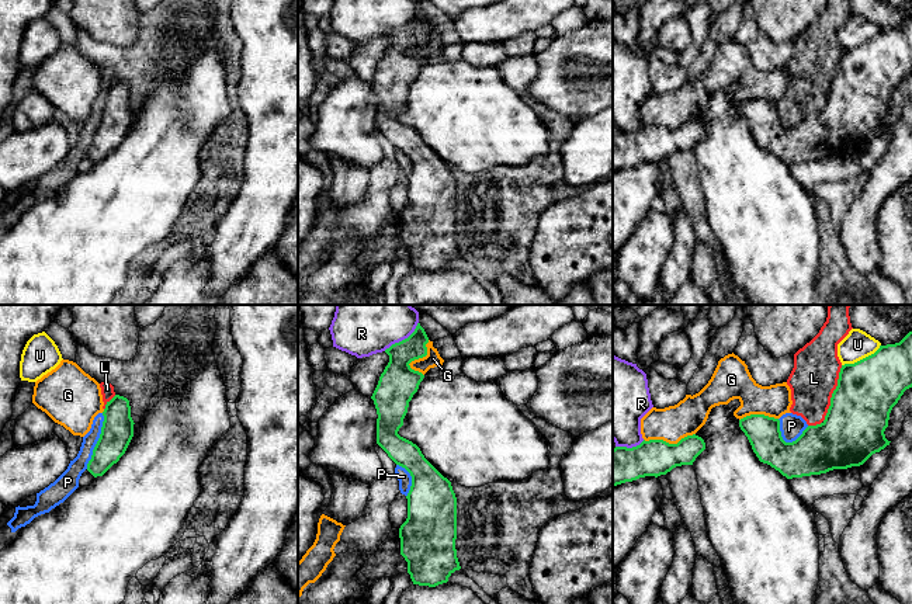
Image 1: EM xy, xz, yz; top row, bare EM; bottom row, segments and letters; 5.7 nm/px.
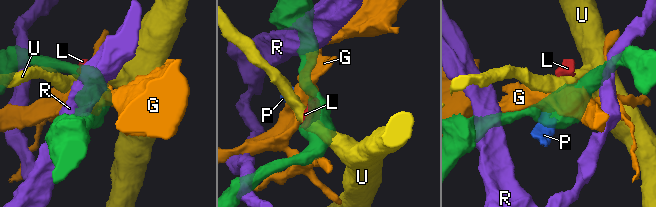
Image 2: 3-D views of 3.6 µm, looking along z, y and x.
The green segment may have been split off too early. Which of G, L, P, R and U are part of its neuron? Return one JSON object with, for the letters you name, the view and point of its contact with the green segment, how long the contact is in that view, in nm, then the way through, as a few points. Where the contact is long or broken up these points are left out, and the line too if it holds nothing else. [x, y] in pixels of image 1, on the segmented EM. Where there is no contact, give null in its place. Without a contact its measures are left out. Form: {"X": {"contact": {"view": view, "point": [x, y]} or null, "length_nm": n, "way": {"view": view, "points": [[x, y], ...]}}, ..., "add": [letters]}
{"add": []}

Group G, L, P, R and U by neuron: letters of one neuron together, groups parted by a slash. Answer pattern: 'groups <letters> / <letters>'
groups G / L P / R / U

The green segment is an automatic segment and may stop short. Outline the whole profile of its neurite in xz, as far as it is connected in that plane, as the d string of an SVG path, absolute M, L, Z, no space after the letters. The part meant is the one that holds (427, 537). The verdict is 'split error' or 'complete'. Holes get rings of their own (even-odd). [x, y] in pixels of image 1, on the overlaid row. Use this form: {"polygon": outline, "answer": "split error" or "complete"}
{"polygon": "M417 323L415 331L405 340L392 344L385 353L389 362L379 376L378 385L371 396L377 409L377 444L399 466L412 476L412 486L406 496L408 518L399 528L400 555L408 562L408 573L413 584L436 587L447 583L448 577L460 570L457 558L457 497L451 482L444 478L422 454L412 441L398 434L403 426L409 402L417 392L424 375L410 368L410 362L427 355L429 337Z", "answer": "complete"}

